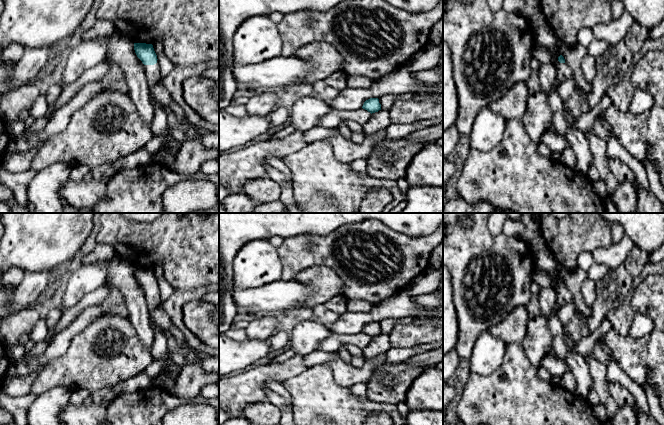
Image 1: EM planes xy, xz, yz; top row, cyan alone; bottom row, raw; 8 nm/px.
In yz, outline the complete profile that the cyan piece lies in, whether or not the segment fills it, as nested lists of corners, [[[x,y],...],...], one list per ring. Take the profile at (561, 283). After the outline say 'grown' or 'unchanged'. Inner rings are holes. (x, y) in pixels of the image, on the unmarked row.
[[[560,276],[556,278],[554,290],[556,293],[556,304],[552,314],[548,317],[548,326],[553,336],[553,350],[560,359],[565,361],[568,348],[563,335],[564,326],[560,322],[558,311],[561,307],[570,302],[573,299],[573,296]]]; grown

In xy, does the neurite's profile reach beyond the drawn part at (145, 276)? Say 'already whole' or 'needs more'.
needs more

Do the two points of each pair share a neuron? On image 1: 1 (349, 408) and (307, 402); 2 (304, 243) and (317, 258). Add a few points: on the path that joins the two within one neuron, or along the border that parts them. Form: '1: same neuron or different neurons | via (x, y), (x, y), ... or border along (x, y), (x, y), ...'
1: same neuron | via (339, 408), (322, 408), (317, 403)
2: same neuron | via (307, 247), (314, 254)

